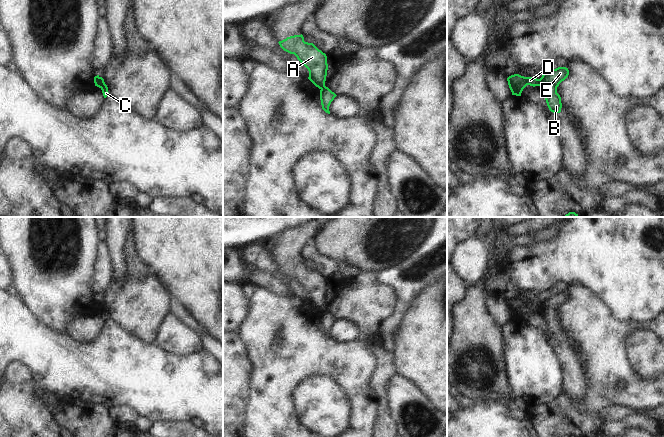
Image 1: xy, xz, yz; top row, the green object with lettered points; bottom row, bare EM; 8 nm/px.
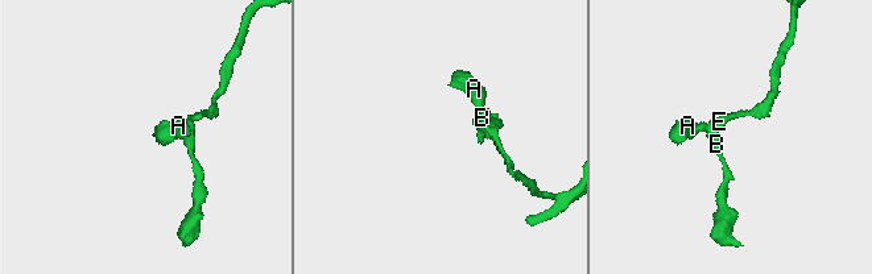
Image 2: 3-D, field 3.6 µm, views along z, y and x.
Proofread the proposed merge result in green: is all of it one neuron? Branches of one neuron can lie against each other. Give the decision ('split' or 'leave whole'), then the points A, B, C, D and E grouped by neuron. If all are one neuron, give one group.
split | A D / B C E

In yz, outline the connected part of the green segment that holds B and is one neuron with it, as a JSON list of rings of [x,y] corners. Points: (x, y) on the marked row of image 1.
[[[558,67],[549,70],[541,77],[540,87],[544,94],[547,106],[553,113],[560,113],[562,108],[561,97],[557,93],[557,87],[569,75],[569,70],[566,67]]]

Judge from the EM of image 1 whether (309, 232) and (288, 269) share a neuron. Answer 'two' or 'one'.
one

